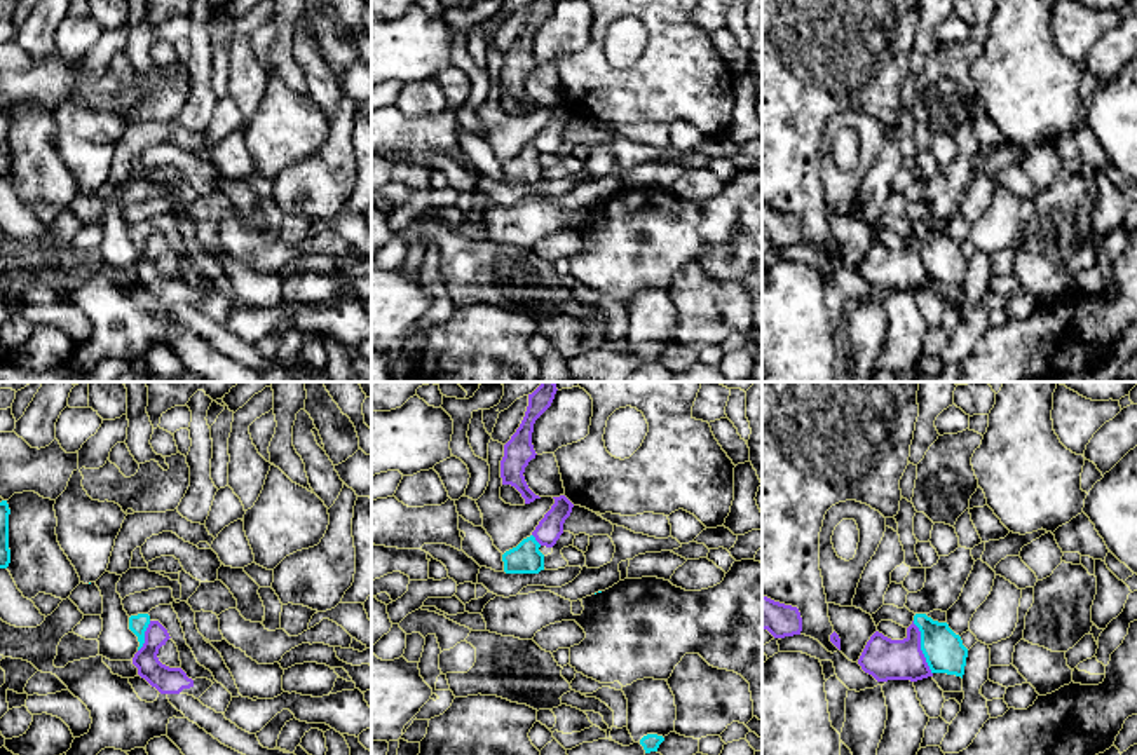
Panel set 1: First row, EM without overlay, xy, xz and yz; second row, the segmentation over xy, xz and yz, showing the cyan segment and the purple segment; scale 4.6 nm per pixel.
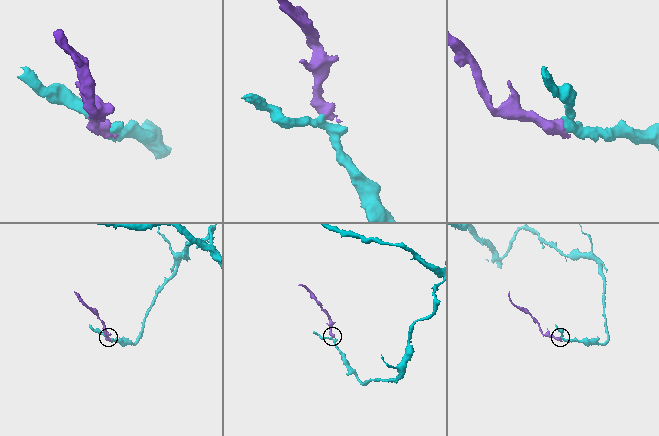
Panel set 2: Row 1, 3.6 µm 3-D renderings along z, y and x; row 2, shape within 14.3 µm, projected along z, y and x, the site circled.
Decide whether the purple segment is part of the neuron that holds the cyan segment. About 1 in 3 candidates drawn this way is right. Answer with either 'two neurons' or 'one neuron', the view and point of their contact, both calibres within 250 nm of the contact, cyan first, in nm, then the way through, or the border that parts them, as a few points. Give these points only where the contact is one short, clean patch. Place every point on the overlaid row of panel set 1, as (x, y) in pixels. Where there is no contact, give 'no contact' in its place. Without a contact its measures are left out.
two neurons; contact yz (921, 647); calibres 190 and 190 nm; border yz (912, 621), (919, 632), (919, 649), (932, 673)

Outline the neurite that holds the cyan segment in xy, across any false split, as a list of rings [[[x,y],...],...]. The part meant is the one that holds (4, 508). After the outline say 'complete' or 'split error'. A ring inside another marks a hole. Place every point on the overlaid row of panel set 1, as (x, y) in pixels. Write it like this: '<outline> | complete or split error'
[[[7,500],[0,502],[0,568],[7,568],[10,563],[9,549],[9,504]]] | complete

